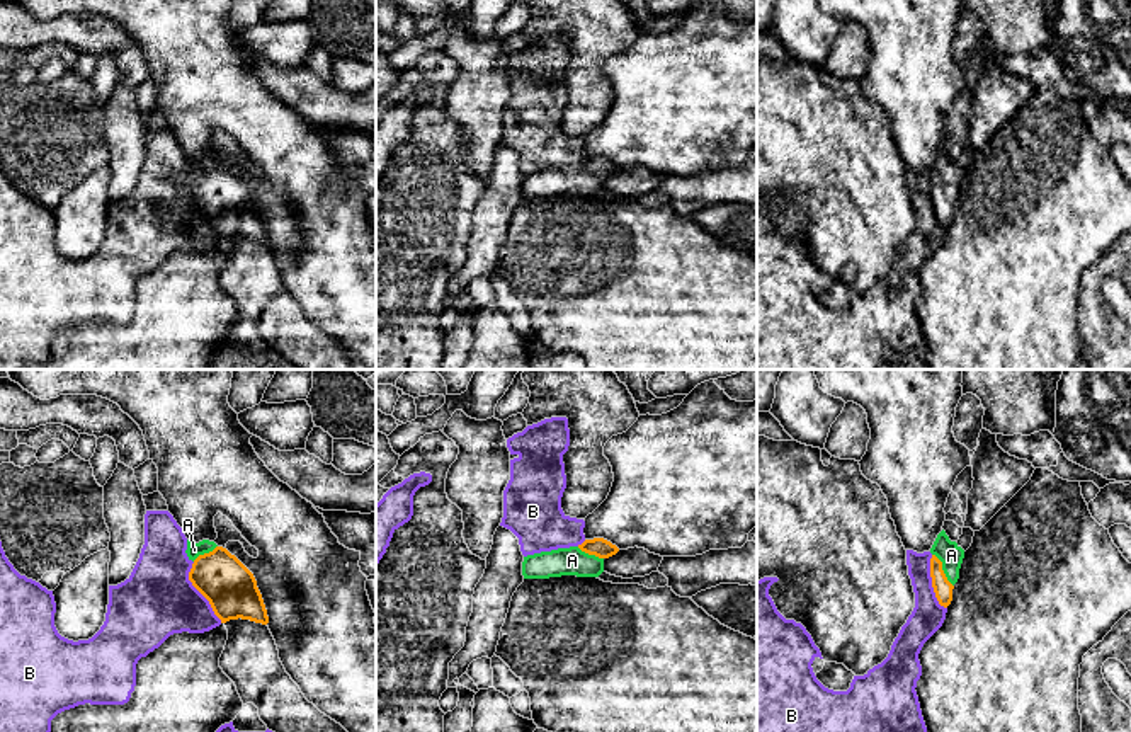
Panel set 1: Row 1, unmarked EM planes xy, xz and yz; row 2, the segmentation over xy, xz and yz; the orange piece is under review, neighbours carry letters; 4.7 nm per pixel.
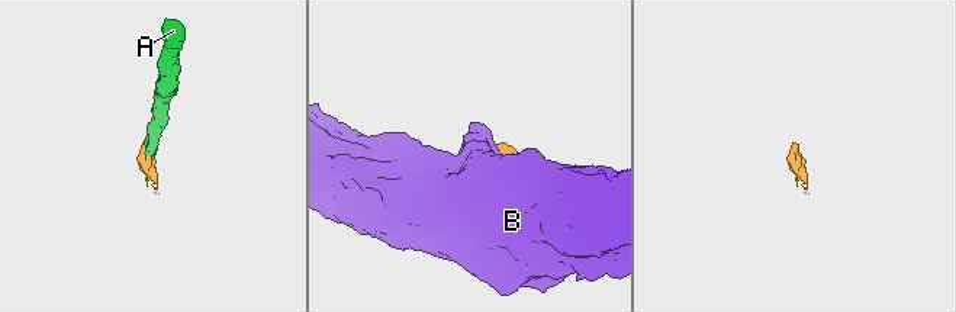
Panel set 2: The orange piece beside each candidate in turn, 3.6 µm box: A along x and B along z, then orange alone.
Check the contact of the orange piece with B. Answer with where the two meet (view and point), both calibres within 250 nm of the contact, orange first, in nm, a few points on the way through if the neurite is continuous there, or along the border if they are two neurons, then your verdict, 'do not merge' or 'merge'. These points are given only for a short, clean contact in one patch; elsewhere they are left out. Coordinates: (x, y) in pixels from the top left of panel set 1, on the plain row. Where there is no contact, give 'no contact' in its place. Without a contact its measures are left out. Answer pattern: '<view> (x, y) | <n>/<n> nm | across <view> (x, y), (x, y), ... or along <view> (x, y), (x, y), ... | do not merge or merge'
xy (199, 210) | 240/340 nm | along xy (193, 181), (189, 200), (221, 240) | do not merge

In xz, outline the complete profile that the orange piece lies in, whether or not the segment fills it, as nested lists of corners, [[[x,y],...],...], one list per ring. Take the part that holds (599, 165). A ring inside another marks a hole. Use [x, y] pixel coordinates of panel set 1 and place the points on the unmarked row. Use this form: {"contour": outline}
{"contour": [[[604,157],[585,158],[578,165],[558,167],[524,175],[524,197],[549,197],[561,194],[599,196],[604,179],[619,167]]]}

